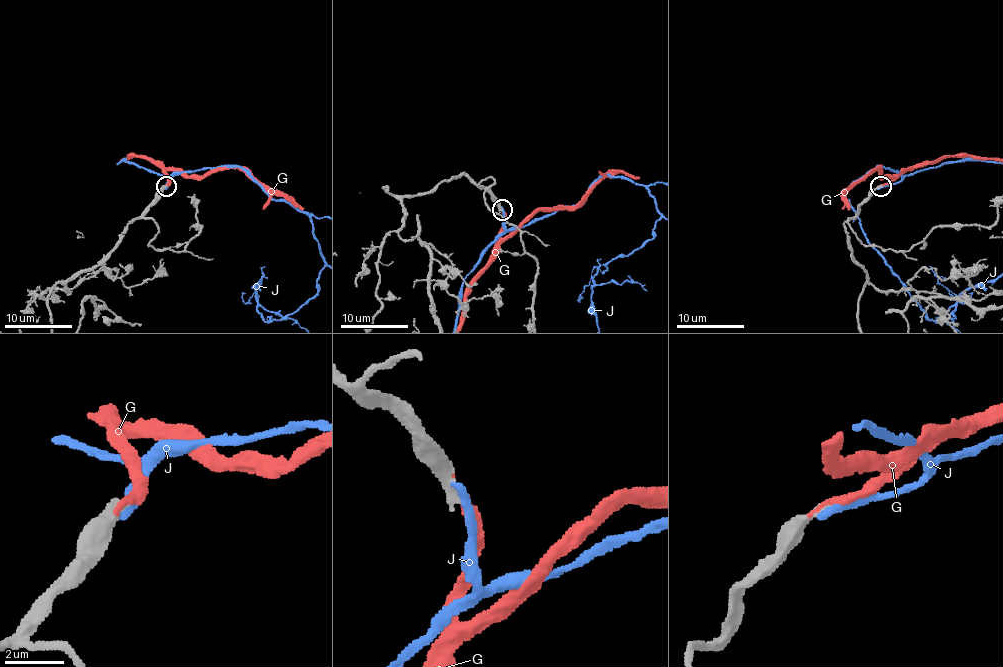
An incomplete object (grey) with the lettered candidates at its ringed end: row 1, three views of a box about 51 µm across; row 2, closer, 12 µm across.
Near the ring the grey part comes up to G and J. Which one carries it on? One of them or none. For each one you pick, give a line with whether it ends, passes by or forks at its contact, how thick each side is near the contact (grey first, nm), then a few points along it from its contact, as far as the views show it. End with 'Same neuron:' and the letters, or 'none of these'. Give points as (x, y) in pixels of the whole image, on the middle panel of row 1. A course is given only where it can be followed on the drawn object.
Same neuron: none of these

